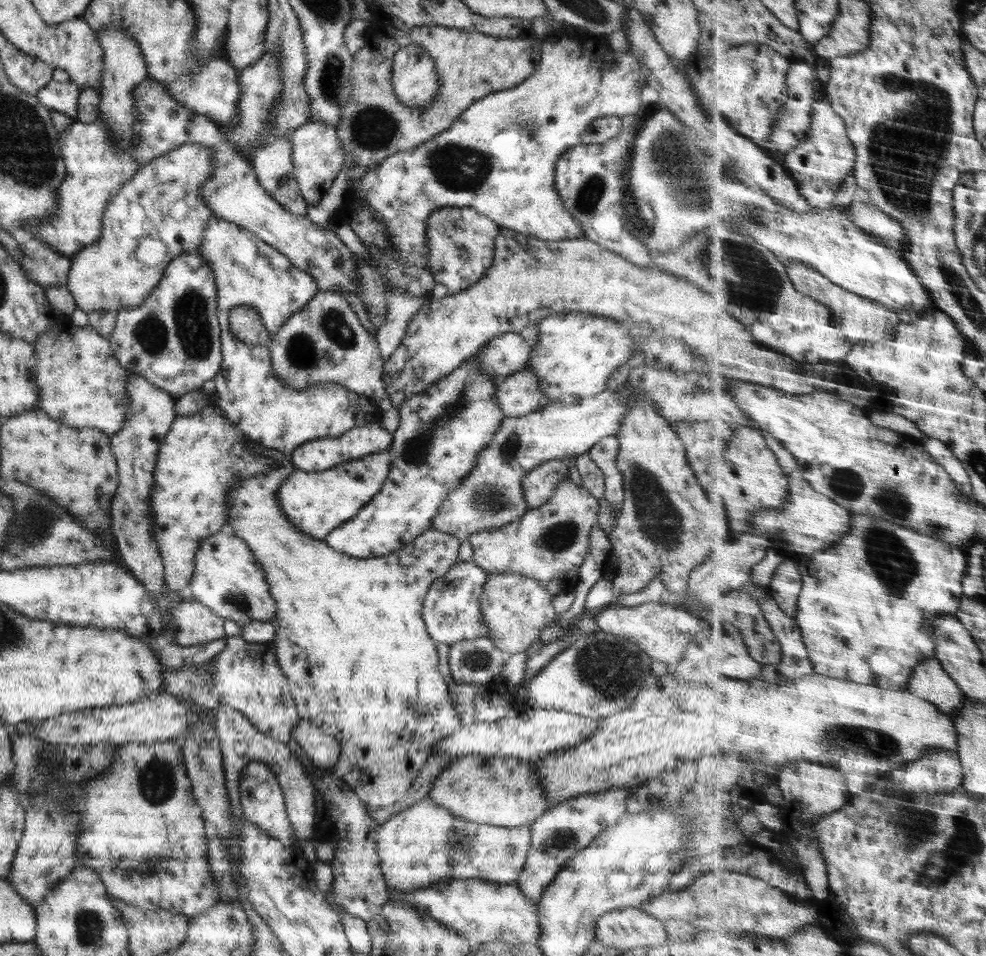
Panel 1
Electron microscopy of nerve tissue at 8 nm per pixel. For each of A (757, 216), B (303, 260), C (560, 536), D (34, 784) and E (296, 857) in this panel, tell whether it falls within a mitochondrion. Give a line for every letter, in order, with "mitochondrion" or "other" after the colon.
A: mitochondrion
B: other
C: mitochondrion
D: mitochondrion
E: other

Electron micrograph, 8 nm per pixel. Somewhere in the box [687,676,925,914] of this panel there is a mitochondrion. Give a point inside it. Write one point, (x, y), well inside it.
(873, 743)

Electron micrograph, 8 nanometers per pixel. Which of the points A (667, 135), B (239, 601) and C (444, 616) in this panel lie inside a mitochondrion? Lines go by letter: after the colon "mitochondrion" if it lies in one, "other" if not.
A: mitochondrion
B: mitochondrion
C: mitochondrion

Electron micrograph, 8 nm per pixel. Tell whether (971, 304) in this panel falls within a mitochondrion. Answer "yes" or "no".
yes

